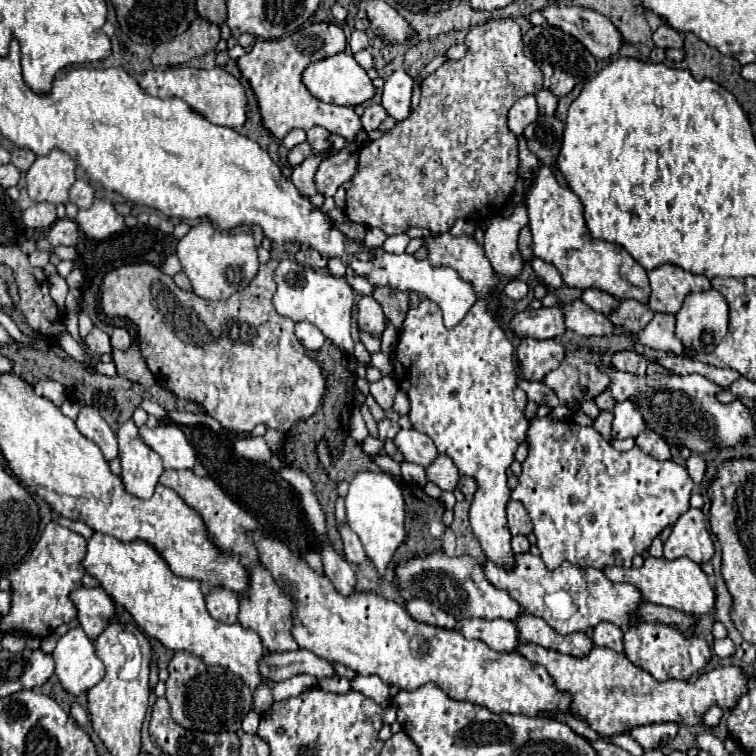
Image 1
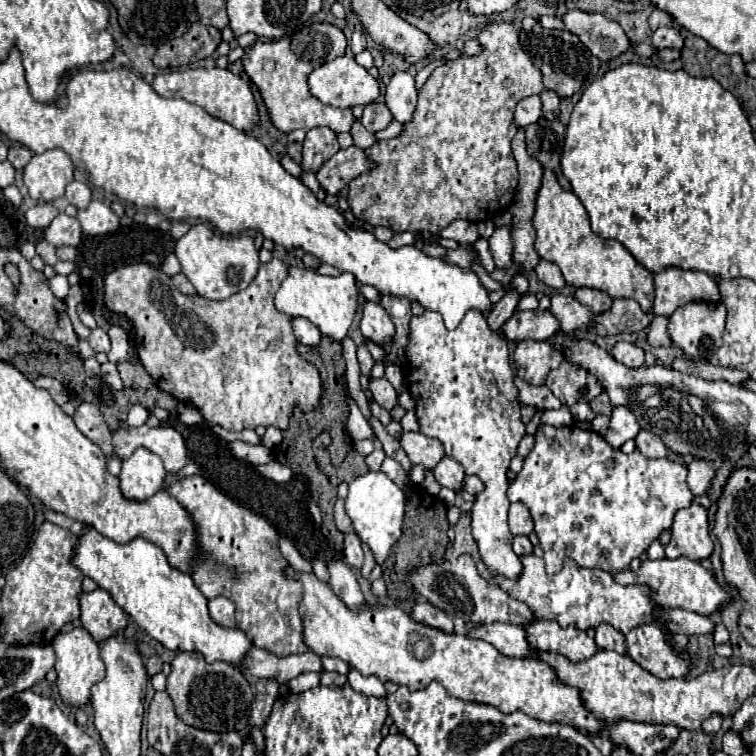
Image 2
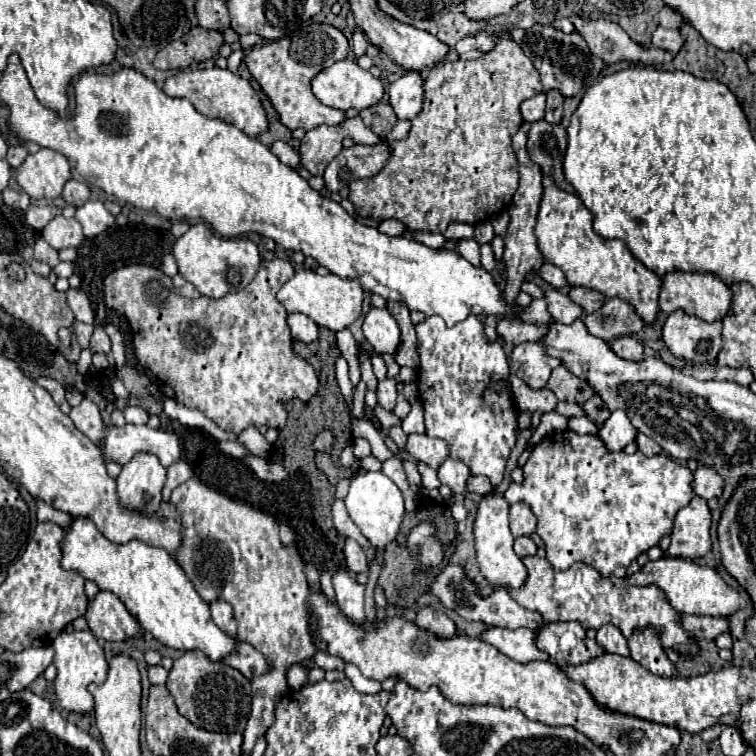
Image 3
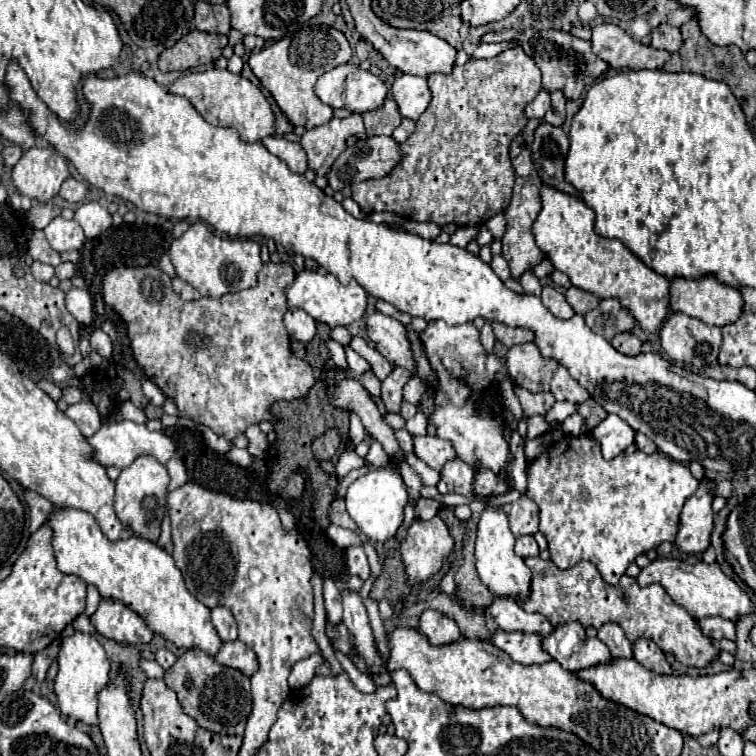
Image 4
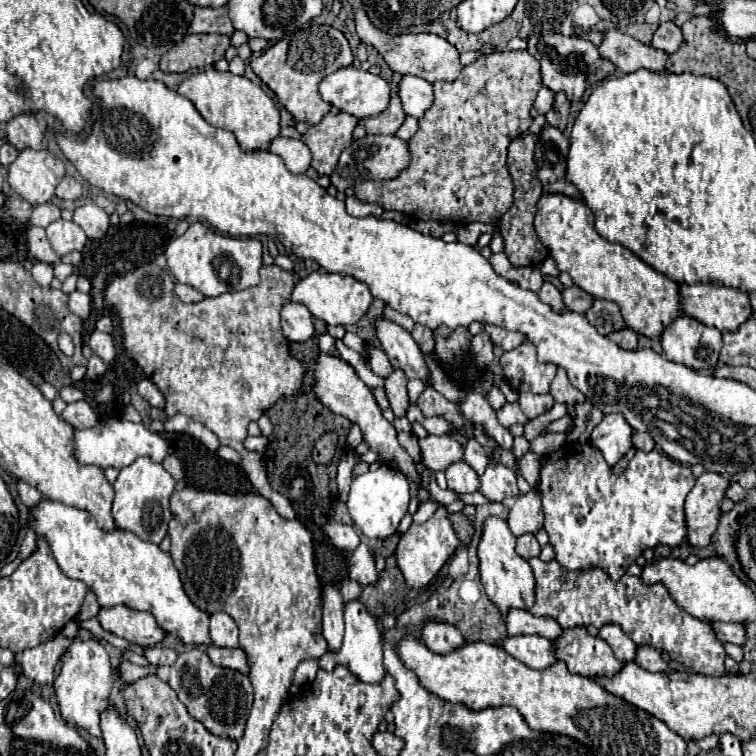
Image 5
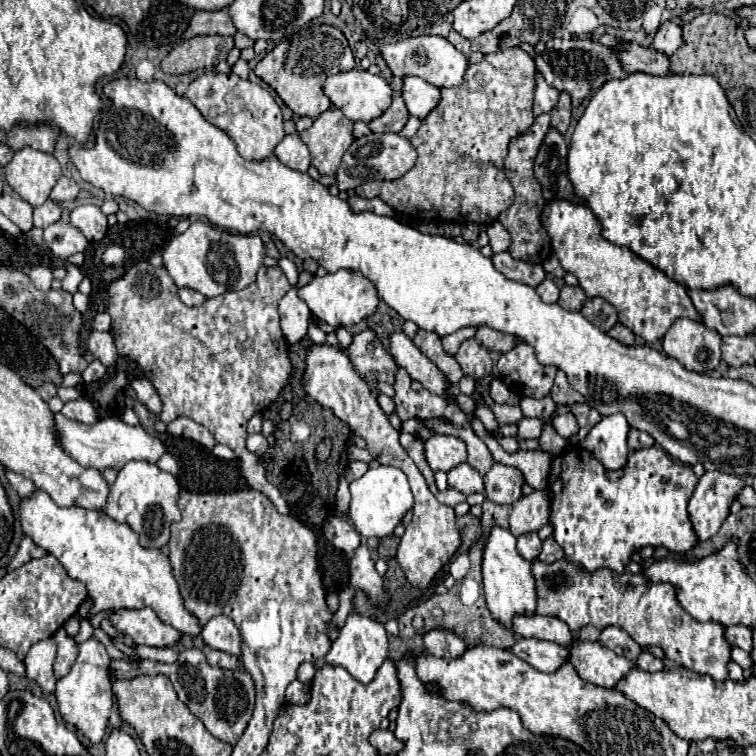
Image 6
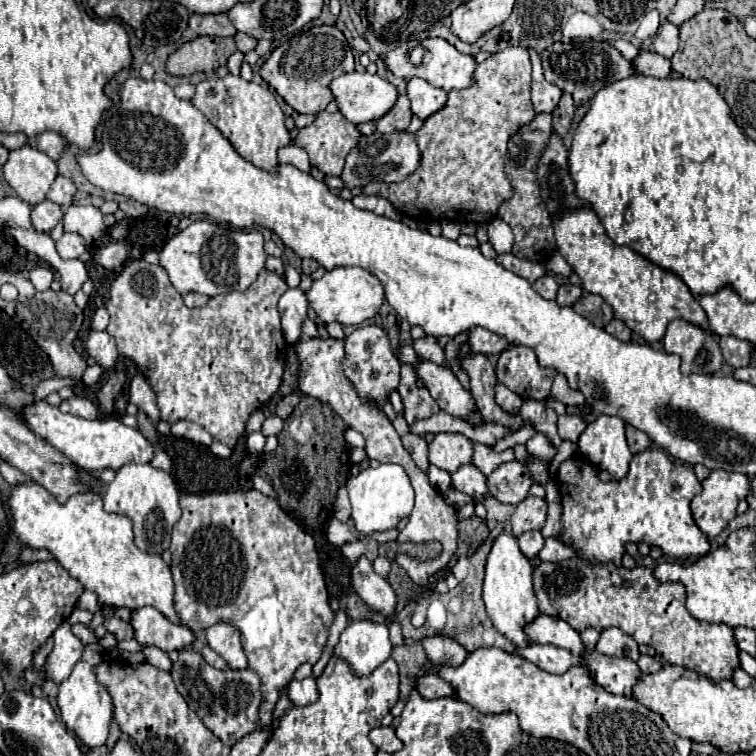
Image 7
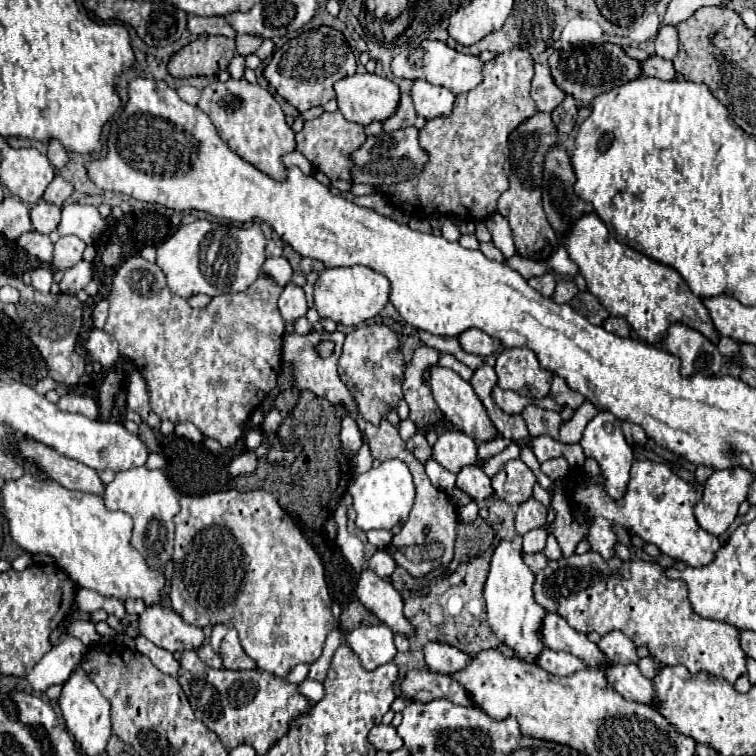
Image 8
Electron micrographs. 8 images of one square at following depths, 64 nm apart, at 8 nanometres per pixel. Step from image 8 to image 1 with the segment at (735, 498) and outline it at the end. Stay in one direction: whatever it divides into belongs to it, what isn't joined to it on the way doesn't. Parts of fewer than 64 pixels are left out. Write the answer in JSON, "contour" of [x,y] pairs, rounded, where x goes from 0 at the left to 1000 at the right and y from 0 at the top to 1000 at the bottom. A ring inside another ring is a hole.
{"contour":[[[913,672],[910,677],[899,680],[894,693],[889,696],[889,706],[878,720],[878,738],[913,738],[923,746],[931,746],[944,733],[944,717],[934,701],[931,680],[923,672]]]}

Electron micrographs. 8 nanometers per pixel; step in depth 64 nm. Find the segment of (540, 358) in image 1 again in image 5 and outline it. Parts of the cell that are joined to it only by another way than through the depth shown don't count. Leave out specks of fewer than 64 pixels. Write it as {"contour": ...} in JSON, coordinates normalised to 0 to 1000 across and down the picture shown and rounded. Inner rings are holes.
{"contour":[[[690,452],[685,460],[667,466],[661,484],[669,505],[683,519],[725,521],[728,505],[735,497],[733,481],[717,481],[709,476],[709,460],[704,452]]]}

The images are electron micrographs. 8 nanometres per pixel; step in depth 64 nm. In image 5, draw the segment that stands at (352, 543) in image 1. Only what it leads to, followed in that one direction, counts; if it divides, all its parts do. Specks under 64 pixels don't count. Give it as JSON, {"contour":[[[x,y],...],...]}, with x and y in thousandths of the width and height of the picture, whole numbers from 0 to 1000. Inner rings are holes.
{"contour":[[[476,720],[463,738],[463,765],[476,775],[495,775],[500,770],[500,757],[495,751],[495,738],[484,720]]]}

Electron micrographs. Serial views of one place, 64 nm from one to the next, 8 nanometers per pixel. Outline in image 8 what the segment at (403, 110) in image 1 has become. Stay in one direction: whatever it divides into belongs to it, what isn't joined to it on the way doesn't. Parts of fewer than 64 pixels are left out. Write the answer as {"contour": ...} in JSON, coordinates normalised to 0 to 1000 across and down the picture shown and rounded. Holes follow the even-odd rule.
{"contour":[[[550,106],[545,114],[545,132],[548,132],[550,148],[563,159],[571,159],[579,153],[598,151],[603,124],[595,122],[593,116],[566,111],[563,106]]]}

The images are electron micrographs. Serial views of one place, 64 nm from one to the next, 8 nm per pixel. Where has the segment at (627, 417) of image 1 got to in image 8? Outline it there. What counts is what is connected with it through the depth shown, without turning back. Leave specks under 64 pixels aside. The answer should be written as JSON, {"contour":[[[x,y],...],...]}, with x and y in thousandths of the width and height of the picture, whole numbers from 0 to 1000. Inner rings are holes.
{"contour":[[[791,545],[775,563],[772,574],[770,574],[770,593],[772,601],[786,606],[794,614],[794,624],[796,624],[796,646],[799,651],[804,651],[804,656],[810,656],[810,661],[820,661],[820,656],[825,656],[825,646],[831,643],[833,635],[833,616],[836,616],[836,593],[828,587],[823,569],[820,569],[820,558],[815,556],[815,550],[810,550],[807,545]]]}

